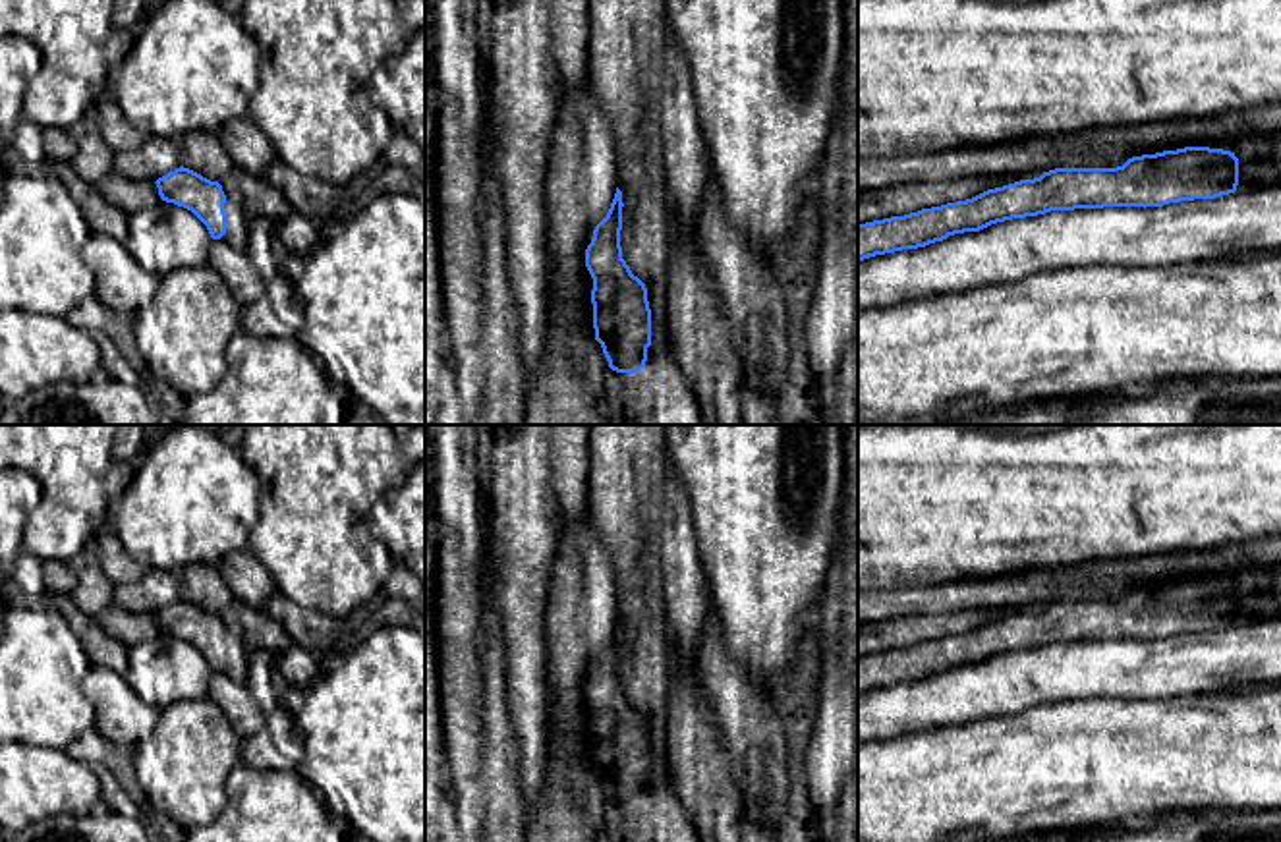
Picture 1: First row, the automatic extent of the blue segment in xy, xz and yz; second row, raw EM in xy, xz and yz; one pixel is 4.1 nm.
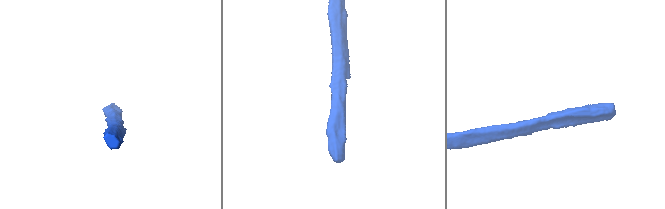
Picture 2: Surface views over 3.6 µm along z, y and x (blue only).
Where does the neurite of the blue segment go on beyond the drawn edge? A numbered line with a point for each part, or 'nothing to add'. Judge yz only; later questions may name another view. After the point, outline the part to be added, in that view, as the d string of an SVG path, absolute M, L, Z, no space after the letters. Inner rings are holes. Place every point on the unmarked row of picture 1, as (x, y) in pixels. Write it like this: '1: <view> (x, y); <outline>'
1: yz (1258, 589); M1240 568L1208 579L1231 583L1238 591L1238 618L1235 626L1256 624L1281 610L1281 568Z

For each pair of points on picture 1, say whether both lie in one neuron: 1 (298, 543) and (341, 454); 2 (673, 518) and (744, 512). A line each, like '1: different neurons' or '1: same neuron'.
1: same neuron
2: different neurons

